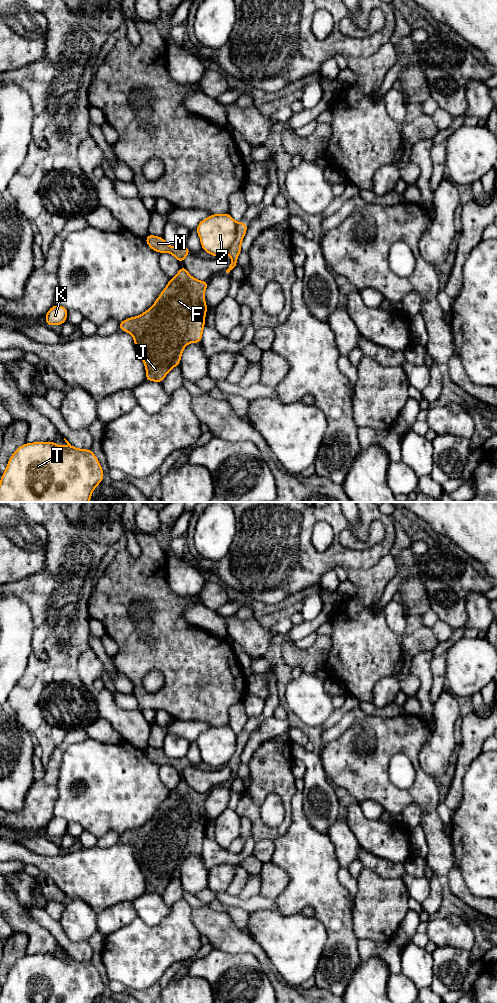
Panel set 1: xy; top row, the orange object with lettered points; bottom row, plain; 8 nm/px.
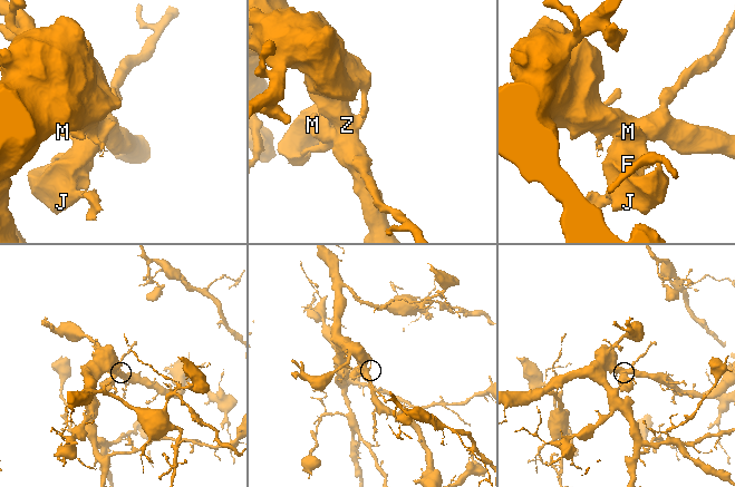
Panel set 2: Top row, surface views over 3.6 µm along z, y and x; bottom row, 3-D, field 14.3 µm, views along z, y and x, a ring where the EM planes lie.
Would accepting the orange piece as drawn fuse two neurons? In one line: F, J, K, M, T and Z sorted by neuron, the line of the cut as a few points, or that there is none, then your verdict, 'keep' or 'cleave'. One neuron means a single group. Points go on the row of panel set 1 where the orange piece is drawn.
F J M / K T Z | xy (237, 223), (236, 237), (226, 252) | cleave

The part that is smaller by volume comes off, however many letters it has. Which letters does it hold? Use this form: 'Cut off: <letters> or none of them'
Cut off: F, J, M

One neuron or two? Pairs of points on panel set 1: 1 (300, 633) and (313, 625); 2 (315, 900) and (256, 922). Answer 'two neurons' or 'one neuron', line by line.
1: one neuron
2: two neurons

